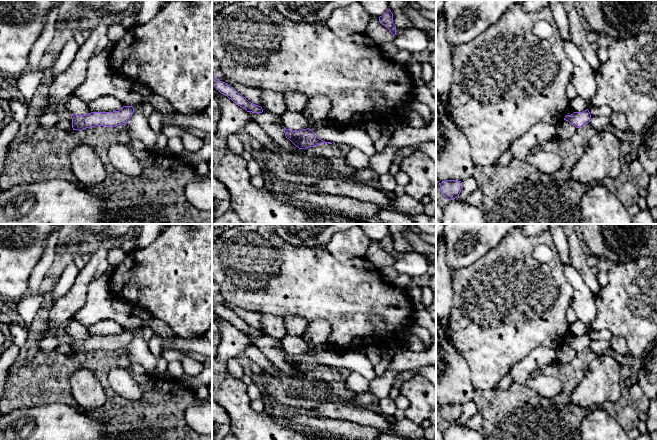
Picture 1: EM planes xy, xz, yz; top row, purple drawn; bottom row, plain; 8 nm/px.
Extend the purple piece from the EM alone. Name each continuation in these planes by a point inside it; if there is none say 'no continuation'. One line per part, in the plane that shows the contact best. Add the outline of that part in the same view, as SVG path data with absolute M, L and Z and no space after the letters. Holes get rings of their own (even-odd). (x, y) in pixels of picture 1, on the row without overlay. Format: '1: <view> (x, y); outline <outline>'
no continuation

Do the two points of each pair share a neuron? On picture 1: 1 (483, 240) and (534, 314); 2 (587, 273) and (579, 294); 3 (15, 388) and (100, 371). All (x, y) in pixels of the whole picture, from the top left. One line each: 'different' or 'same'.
1: different
2: different
3: same

